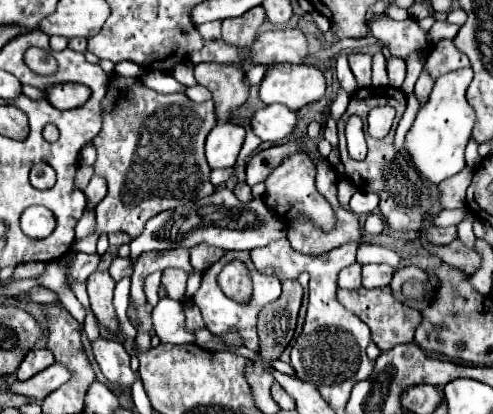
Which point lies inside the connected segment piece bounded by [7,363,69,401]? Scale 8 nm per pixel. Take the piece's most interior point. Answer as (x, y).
(37, 387)

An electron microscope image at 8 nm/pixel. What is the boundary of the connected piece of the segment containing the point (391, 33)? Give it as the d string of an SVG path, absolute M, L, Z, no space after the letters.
M379 19L373 23L371 33L377 41L387 45L391 55L399 59L407 59L411 53L421 51L427 53L431 49L427 41L427 31L419 27L415 19L393 21L393 19Z

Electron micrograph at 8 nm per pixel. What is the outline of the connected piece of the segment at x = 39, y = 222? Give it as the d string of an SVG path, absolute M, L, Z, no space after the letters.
M35 205L27 208L21 217L21 229L29 237L47 237L55 229L56 219L44 206Z

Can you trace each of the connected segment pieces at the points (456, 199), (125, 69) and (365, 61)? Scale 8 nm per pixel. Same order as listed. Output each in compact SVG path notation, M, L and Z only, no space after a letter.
M465 167L455 177L449 177L439 185L439 201L443 209L461 209L465 205L465 191L471 183L471 167Z
M119 61L119 63L115 65L115 73L117 73L119 77L135 77L135 79L139 79L141 73L143 73L143 67L141 67L141 65L135 65L135 63L131 63L131 61Z
M351 53L349 55L349 67L359 83L359 87L371 85L371 55L365 53Z

